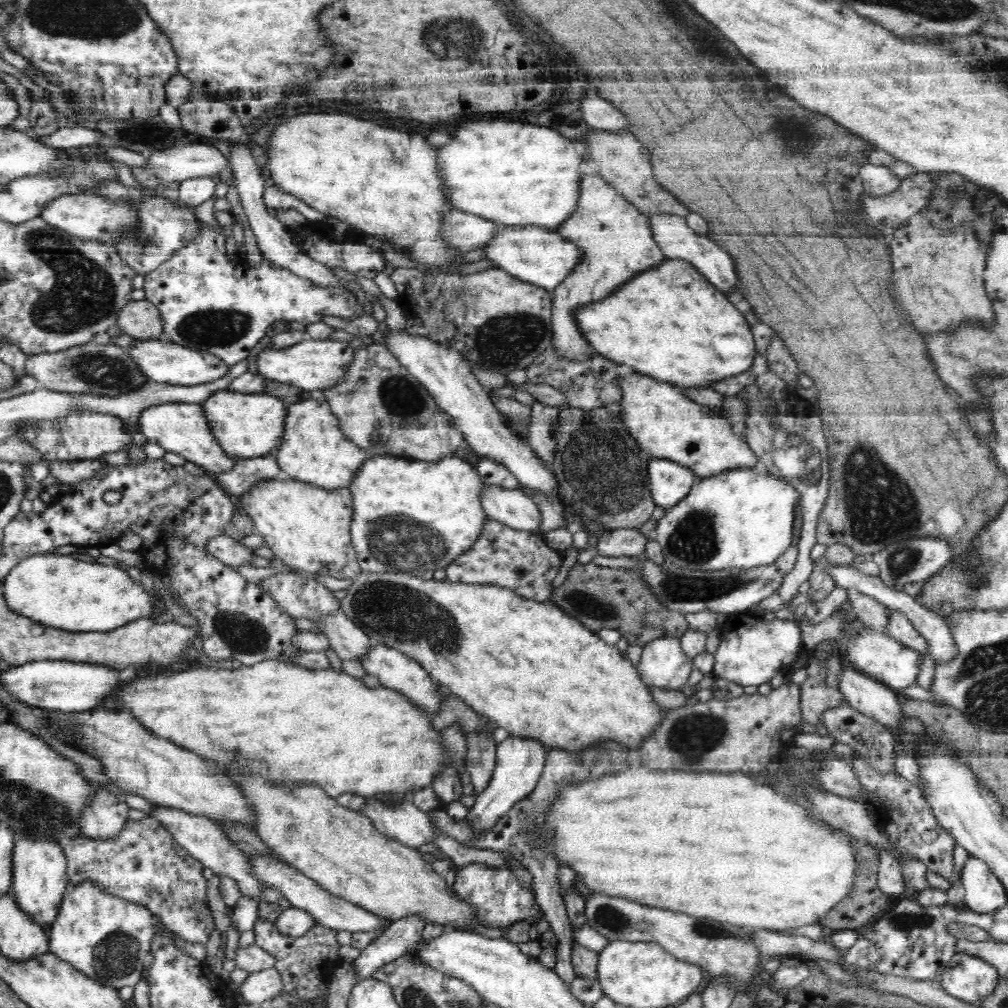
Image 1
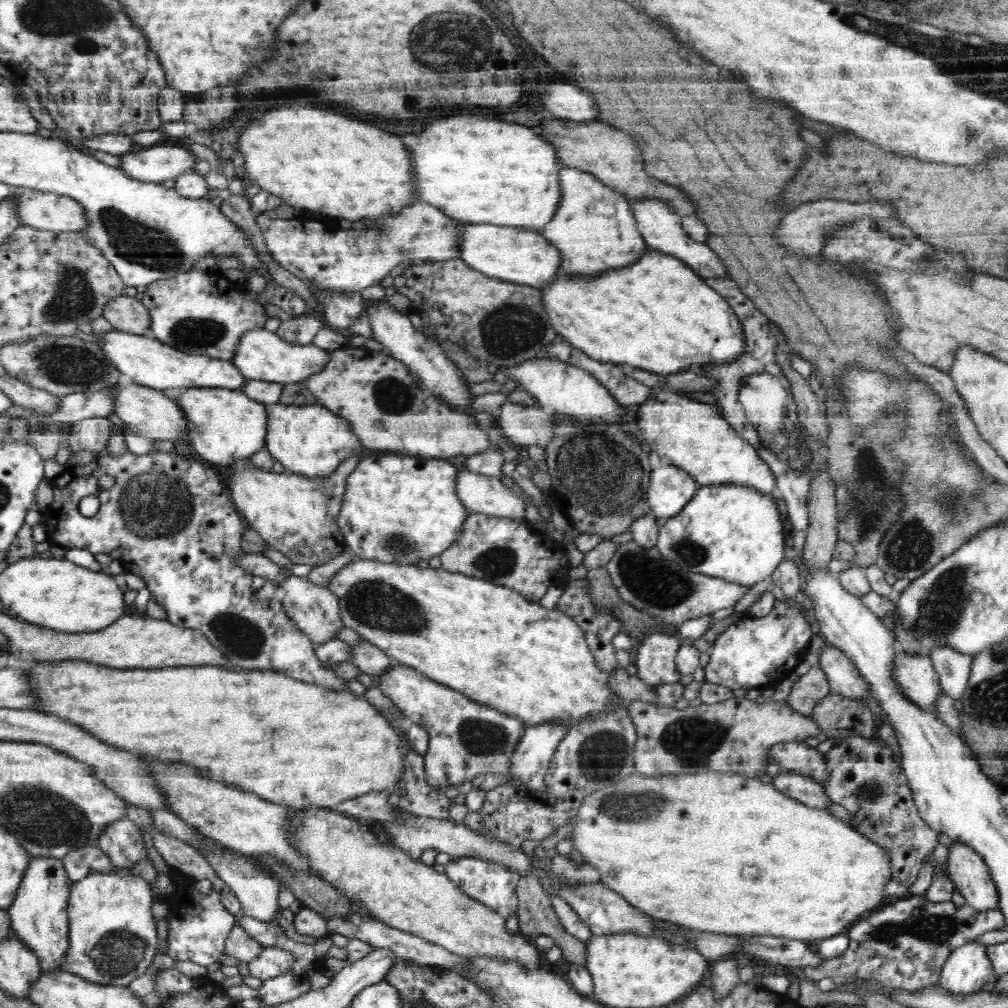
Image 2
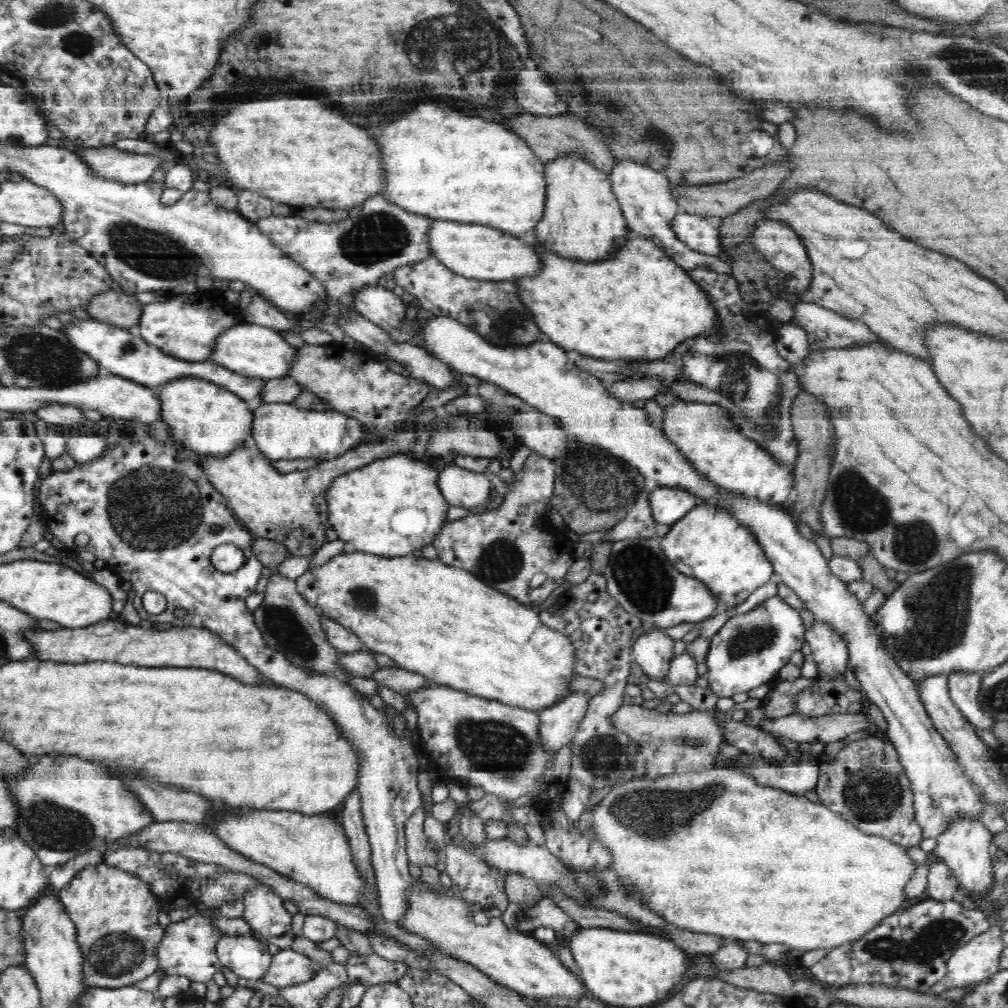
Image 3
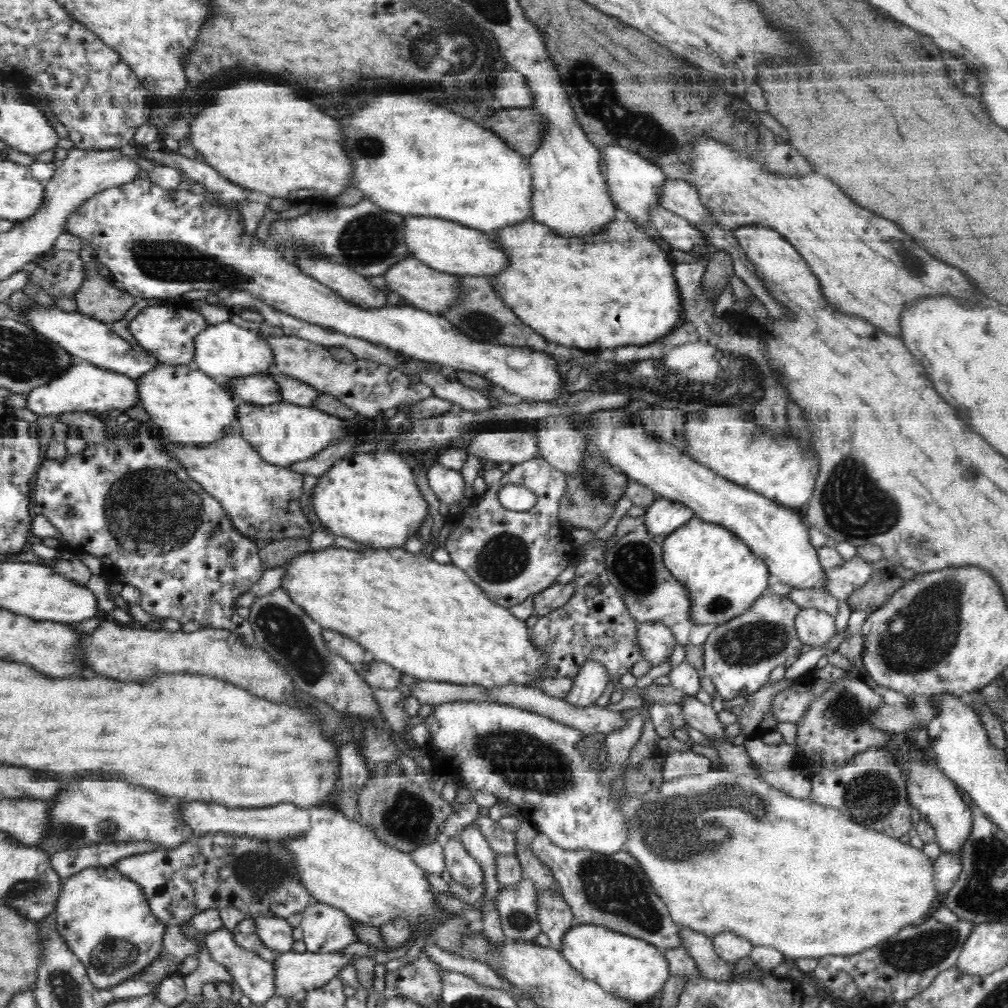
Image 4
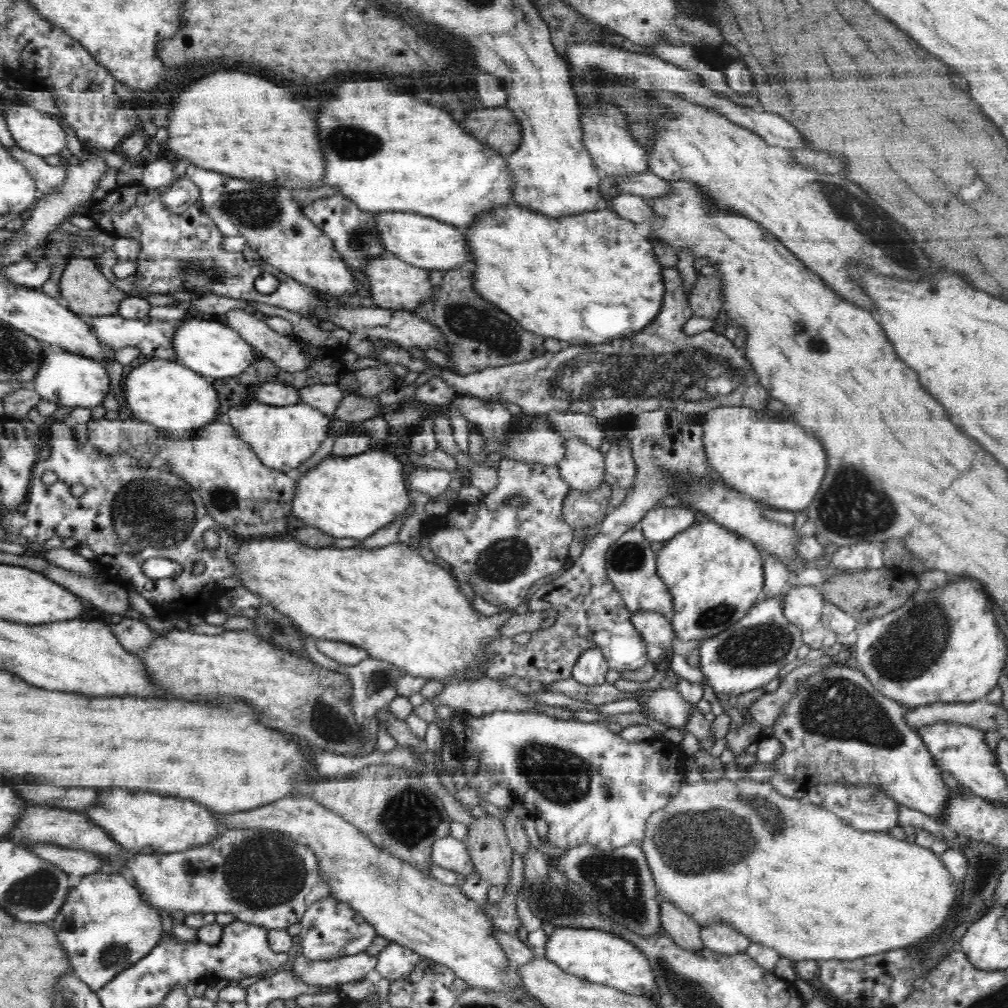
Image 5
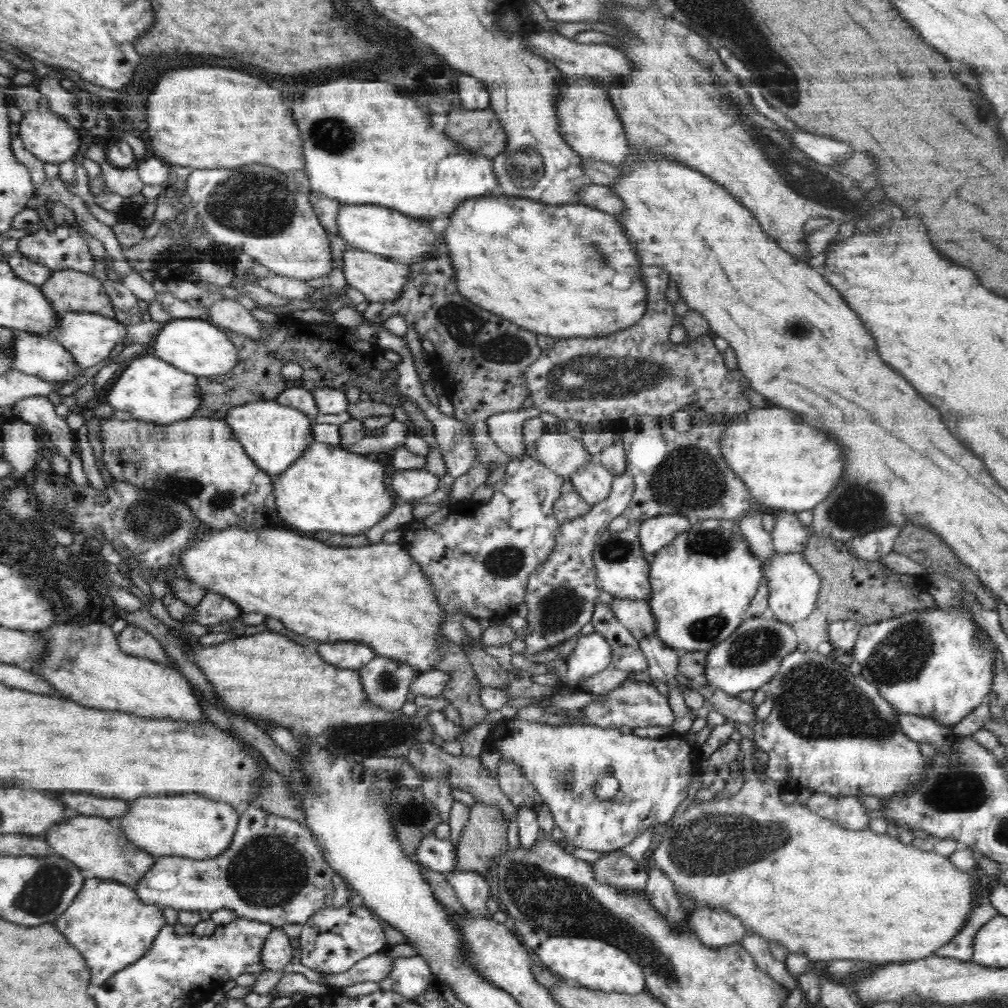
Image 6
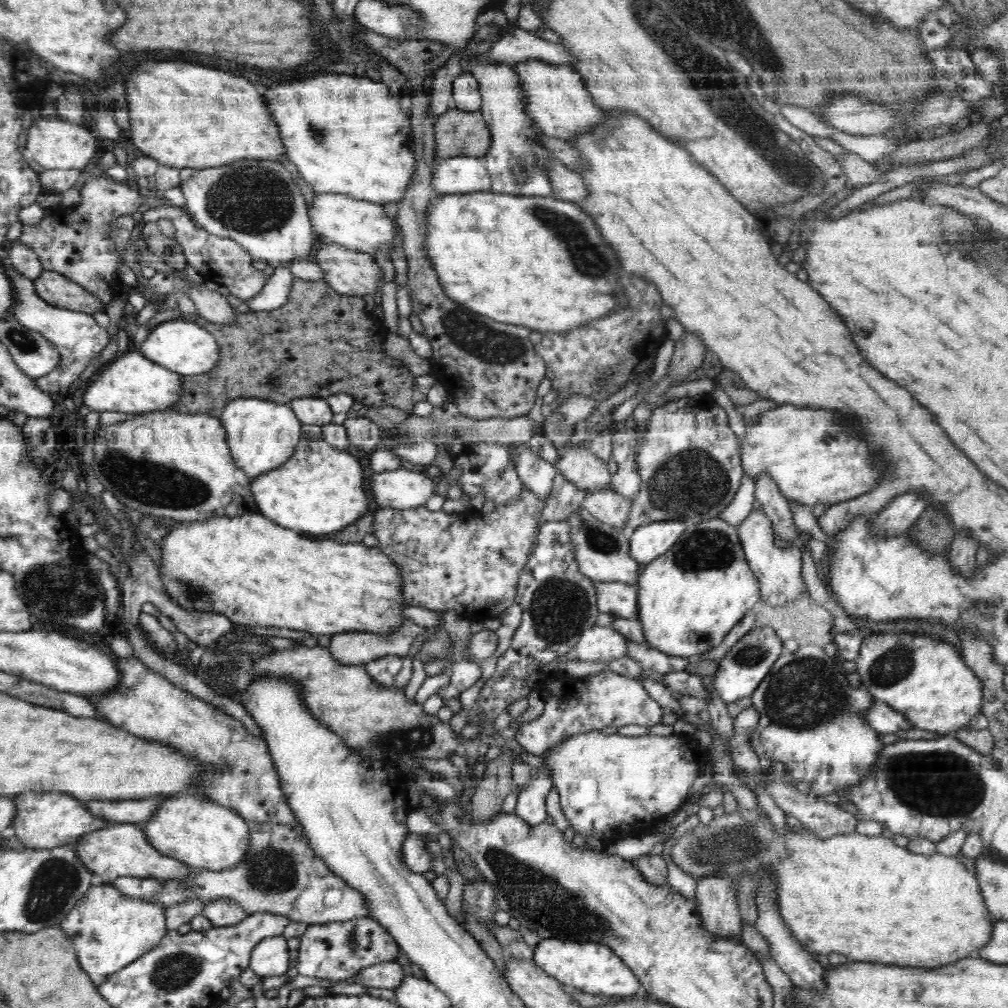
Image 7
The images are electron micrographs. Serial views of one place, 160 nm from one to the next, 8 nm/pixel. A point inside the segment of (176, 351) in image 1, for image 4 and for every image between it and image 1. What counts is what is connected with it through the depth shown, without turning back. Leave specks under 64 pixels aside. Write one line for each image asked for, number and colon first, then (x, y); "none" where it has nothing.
2: (151, 363)
3: (117, 351)
4: (89, 340)

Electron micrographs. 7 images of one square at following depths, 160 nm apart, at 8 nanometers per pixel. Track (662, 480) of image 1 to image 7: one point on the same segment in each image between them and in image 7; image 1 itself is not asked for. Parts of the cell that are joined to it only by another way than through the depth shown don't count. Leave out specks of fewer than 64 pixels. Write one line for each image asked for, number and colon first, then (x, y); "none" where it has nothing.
2: (670, 488)
3: (669, 504)
4: (664, 516)
5: (661, 524)
6: (655, 534)
7: (647, 543)

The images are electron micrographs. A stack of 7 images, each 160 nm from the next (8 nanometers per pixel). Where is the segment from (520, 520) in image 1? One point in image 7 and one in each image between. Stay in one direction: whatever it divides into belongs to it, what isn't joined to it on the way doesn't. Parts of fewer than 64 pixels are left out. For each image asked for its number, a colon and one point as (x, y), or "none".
2: (481, 494)
3: (468, 489)
4: (448, 484)
5: (432, 481)
6: (408, 485)
7: (402, 489)

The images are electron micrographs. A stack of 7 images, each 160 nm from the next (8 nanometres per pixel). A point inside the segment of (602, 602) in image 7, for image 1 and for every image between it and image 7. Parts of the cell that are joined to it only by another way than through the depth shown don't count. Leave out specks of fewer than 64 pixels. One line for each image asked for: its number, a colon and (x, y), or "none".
1: (664, 665)
2: (656, 654)
3: (653, 650)
4: (656, 641)
5: (656, 630)
6: (637, 616)

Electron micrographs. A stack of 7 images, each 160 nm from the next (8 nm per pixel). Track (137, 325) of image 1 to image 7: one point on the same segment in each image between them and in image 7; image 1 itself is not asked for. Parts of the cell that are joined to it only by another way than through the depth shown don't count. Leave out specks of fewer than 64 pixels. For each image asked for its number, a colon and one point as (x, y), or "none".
2: (126, 313)
3: (122, 310)
4: (96, 298)
5: (84, 290)
6: (67, 290)
7: (54, 288)

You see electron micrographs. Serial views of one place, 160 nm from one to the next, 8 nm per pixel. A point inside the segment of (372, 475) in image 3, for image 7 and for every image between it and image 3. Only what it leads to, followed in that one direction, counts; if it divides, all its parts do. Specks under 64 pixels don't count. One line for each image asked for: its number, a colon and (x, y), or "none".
4: (372, 498)
5: (351, 497)
6: (328, 489)
7: (320, 489)

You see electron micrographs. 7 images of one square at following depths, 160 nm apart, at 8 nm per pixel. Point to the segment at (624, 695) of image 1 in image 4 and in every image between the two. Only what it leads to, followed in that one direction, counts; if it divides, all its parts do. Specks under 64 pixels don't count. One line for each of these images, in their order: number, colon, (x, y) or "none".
2: (487, 642)
3: (432, 619)
4: (429, 620)

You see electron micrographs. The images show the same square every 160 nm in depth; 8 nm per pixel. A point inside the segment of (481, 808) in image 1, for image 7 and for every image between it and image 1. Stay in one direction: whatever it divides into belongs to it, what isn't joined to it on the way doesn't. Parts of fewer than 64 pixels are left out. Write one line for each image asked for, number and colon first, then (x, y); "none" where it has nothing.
2: (531, 760)
3: (558, 723)
4: (590, 687)
5: (591, 668)
6: (592, 654)
7: (601, 644)

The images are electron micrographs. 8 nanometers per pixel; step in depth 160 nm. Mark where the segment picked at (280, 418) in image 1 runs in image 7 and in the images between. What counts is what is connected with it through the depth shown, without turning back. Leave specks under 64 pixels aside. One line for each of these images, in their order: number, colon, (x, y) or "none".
2: (227, 426)
3: (203, 417)
4: (191, 409)
5: (175, 398)
6: (150, 389)
7: (130, 382)

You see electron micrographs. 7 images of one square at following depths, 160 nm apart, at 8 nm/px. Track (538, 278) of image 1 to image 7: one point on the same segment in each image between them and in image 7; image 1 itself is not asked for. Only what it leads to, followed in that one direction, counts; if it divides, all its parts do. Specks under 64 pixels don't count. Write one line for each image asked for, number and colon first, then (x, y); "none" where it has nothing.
2: (510, 253)
3: (472, 250)
4: (444, 245)
5: (425, 242)
6: (376, 229)
7: (360, 225)

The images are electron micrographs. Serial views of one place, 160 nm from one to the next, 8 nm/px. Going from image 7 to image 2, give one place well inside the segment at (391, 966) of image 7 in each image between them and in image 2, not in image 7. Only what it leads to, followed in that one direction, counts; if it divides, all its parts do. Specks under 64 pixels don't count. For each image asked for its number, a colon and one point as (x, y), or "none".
2: (272, 961)
3: (287, 967)
4: (295, 973)
5: (321, 973)
6: (377, 966)

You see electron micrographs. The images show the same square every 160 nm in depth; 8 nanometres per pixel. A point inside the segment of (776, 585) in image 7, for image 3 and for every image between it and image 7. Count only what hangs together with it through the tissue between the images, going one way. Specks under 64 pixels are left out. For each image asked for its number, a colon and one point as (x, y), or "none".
3: (832, 658)
4: (814, 627)
5: (804, 605)
6: (794, 586)

